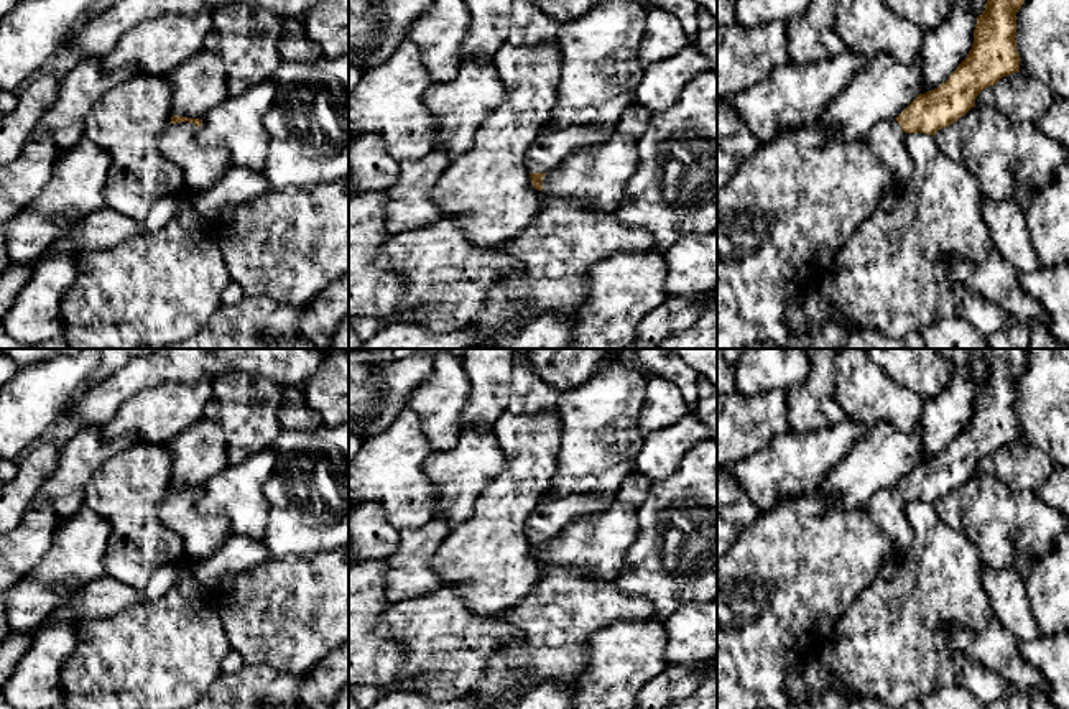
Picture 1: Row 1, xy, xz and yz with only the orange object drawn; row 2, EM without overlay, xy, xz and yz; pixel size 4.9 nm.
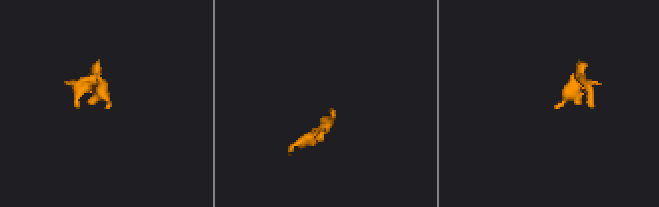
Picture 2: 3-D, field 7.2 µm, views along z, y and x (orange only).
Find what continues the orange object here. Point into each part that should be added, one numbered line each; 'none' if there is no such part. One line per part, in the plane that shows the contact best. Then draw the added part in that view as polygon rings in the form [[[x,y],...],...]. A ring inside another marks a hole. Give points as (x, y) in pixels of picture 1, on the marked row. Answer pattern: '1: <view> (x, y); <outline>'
1: xy (203, 165); [[[169,123],[158,135],[161,155],[174,163],[184,174],[187,192],[204,192],[214,188],[230,169],[232,156],[225,146],[201,145],[194,123]]]

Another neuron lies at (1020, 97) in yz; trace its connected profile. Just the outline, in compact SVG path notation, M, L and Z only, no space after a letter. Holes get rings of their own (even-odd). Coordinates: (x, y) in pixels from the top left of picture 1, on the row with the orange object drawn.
M1015 72L983 89L977 95L975 105L992 105L1013 123L1033 122L1039 125L1053 97L1043 82Z

